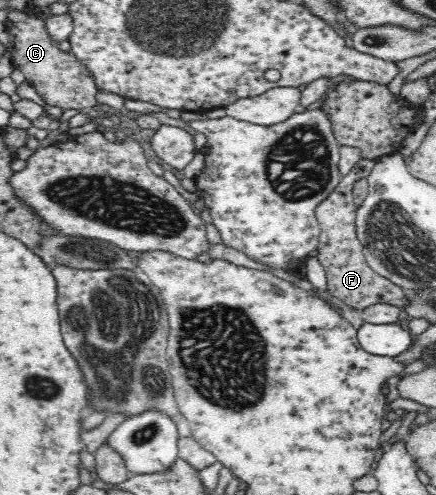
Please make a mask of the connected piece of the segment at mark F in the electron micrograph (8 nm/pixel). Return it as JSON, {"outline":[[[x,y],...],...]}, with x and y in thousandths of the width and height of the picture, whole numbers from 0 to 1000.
{"outline":[[[828,317],[814,335],[789,352],[778,372],[722,420],[722,434],[734,455],[736,475],[729,489],[729,521],[750,558],[750,590],[791,610],[805,622],[828,626],[837,620],[883,612],[917,620],[927,616],[927,584],[897,566],[860,552],[839,529],[833,497],[817,473],[817,420],[807,380],[810,370],[839,358],[860,335],[860,321]]]}

